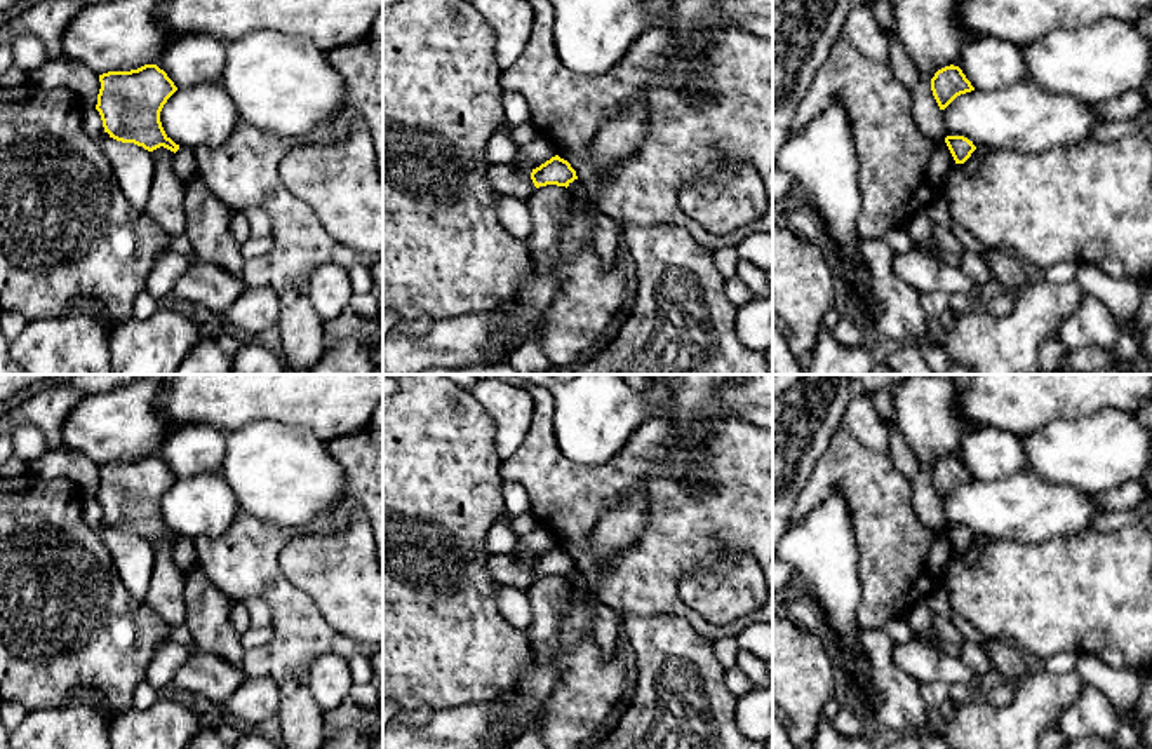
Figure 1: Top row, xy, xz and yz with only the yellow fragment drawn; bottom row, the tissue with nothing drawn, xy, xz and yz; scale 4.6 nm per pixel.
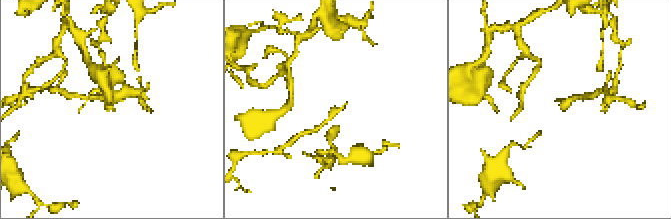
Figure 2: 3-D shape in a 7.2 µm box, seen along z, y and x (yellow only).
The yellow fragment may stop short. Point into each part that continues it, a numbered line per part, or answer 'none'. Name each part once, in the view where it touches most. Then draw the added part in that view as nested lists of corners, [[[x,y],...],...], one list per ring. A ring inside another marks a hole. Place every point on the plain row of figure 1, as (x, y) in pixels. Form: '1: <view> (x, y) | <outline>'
none

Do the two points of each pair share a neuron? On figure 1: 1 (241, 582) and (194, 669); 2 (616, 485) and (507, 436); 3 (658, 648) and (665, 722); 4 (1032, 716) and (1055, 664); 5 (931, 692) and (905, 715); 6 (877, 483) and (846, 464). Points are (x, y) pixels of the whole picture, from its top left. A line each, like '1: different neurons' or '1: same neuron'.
1: different neurons
2: different neurons
3: same neuron
4: different neurons
5: different neurons
6: same neuron

